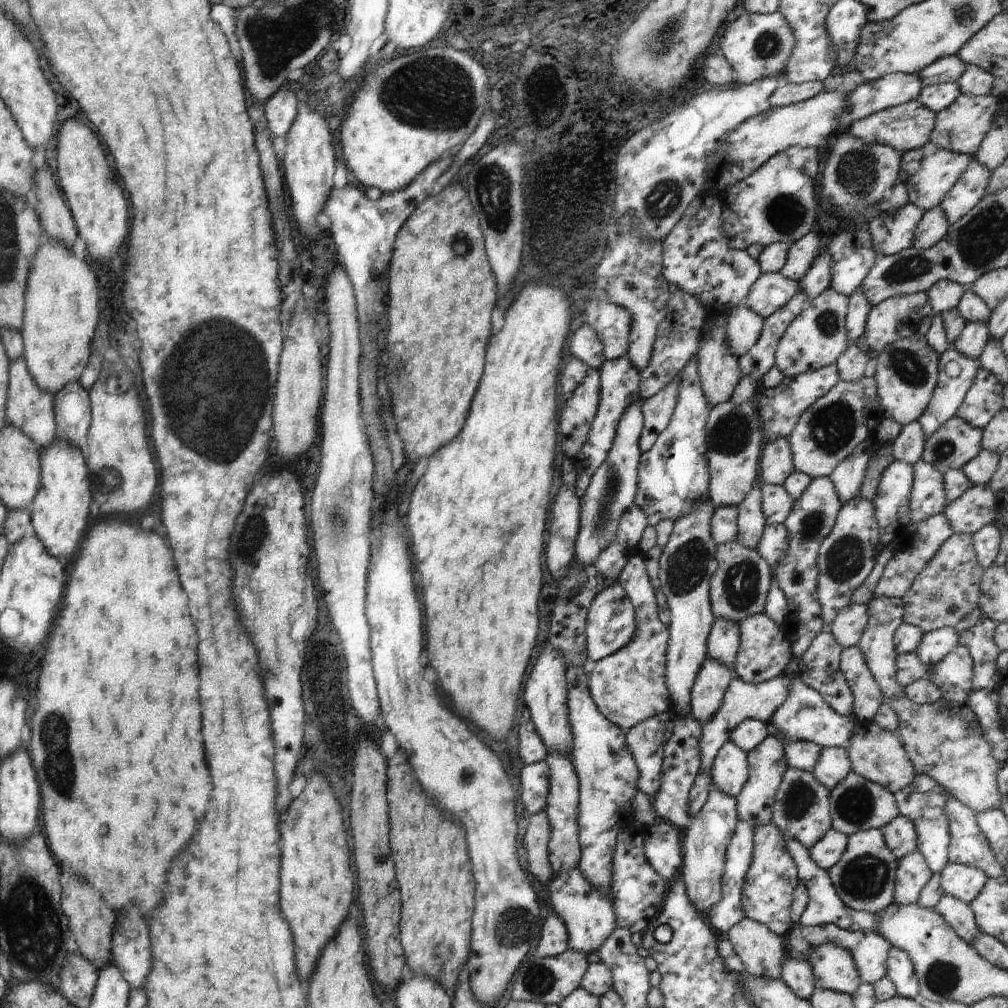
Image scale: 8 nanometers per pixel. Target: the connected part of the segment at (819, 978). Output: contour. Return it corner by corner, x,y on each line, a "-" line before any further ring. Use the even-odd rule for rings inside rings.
834,941
811,949
807,961
812,968
817,988
852,996
861,984
853,955
834,944

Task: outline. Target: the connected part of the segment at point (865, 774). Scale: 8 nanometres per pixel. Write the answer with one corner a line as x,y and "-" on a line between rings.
858,721
844,750
855,774
884,786
890,793
909,786
916,774
897,734
880,729
873,721

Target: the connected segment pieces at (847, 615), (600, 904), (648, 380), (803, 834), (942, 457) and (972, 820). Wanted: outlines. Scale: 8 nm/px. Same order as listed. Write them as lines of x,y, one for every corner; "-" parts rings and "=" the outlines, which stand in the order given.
855,603
843,607
834,618
834,621
828,626
827,632
844,647
857,645
864,633
868,621
868,608
866,605
=
575,867
570,871
554,873
547,884
550,889
550,902
556,915
564,922
568,932
569,949
584,954
596,953
606,938
617,928
613,903
602,891
590,882
=
680,288
670,294
665,309
665,318
658,326
652,355
649,364
639,372
639,396
642,400
650,399
662,391
680,372
701,348
701,329
707,320
705,307
697,297
684,293
=
788,767
771,807
772,823
788,839
796,840
810,849
832,827
829,808
829,790
812,773
=
953,417
935,434
932,434
932,437
926,438
921,460
931,463
942,475
951,469
962,469
970,460
973,460
980,453
982,449
982,438
982,429
970,427
959,417
=
948,796
945,814
951,835
949,862
978,868
987,879
1006,876
1005,869
997,862
986,836
978,827
975,812

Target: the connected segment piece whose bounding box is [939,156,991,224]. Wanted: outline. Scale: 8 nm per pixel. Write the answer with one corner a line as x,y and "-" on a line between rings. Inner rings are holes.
973,156
962,177
939,205
951,224
963,218
982,201
986,196
990,176
991,172
987,167

